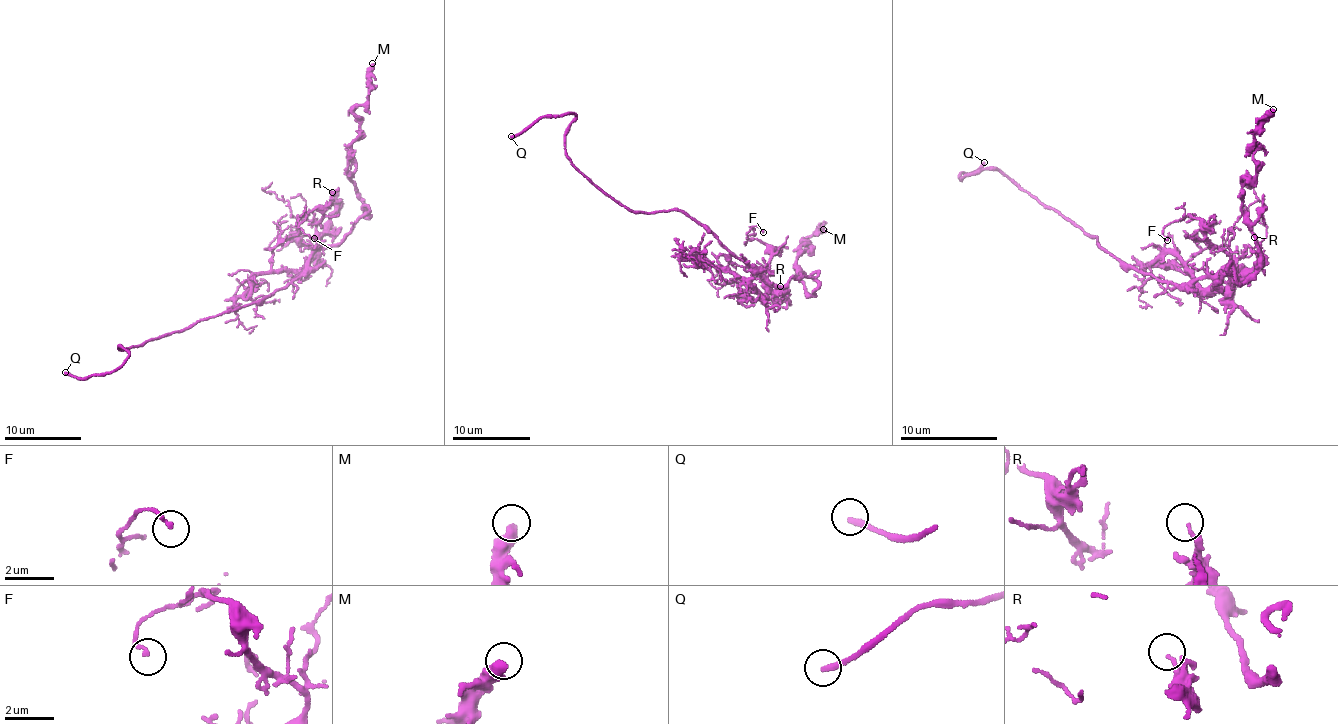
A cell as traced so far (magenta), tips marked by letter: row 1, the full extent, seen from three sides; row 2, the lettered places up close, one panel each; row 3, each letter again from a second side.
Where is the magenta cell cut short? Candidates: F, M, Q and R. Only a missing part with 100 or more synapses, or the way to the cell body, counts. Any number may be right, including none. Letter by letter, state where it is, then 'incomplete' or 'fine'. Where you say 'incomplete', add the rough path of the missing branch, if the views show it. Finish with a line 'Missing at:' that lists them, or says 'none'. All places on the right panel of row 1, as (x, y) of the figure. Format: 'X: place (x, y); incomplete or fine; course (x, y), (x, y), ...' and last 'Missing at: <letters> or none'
F: place (1167, 240); fine
M: place (1273, 109); fine
Q: place (984, 162); incomplete; course (984, 162), (994, 148), (1023, 133), (1036, 118), (1070, 113), (1085, 101)
R: place (1254, 237); fine
Missing at: Q

